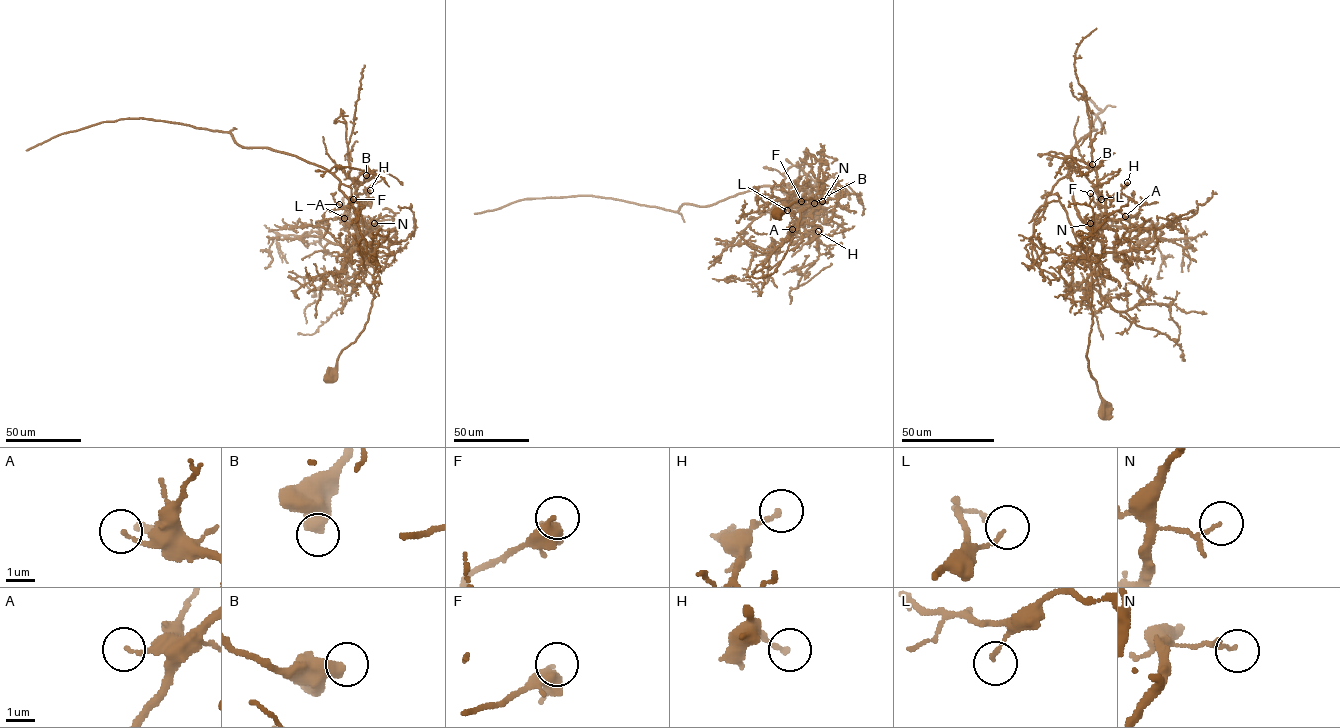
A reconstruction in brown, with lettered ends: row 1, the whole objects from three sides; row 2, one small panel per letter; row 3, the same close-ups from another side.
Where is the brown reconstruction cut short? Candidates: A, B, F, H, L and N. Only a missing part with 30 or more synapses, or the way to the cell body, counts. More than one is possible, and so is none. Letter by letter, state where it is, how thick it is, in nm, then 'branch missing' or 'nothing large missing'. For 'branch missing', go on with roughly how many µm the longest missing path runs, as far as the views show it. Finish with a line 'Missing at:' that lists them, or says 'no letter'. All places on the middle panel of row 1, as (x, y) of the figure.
A: place (792, 229); calibre 130 nm; nothing large missing
B: place (814, 203); calibre 550 nm; nothing large missing
F: place (801, 201); calibre 280 nm; nothing large missing
H: place (818, 231); calibre 180 nm; nothing large missing
L: place (787, 210); calibre 120 nm; nothing large missing
N: place (822, 201); calibre 80 nm; nothing large missing
Missing at: no letter

